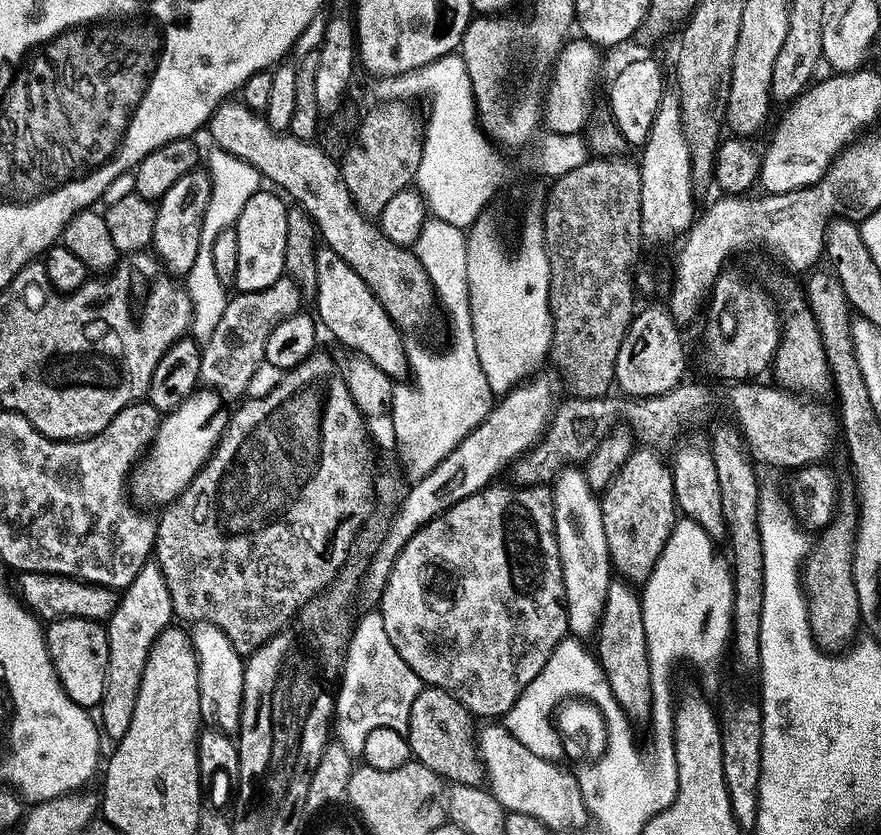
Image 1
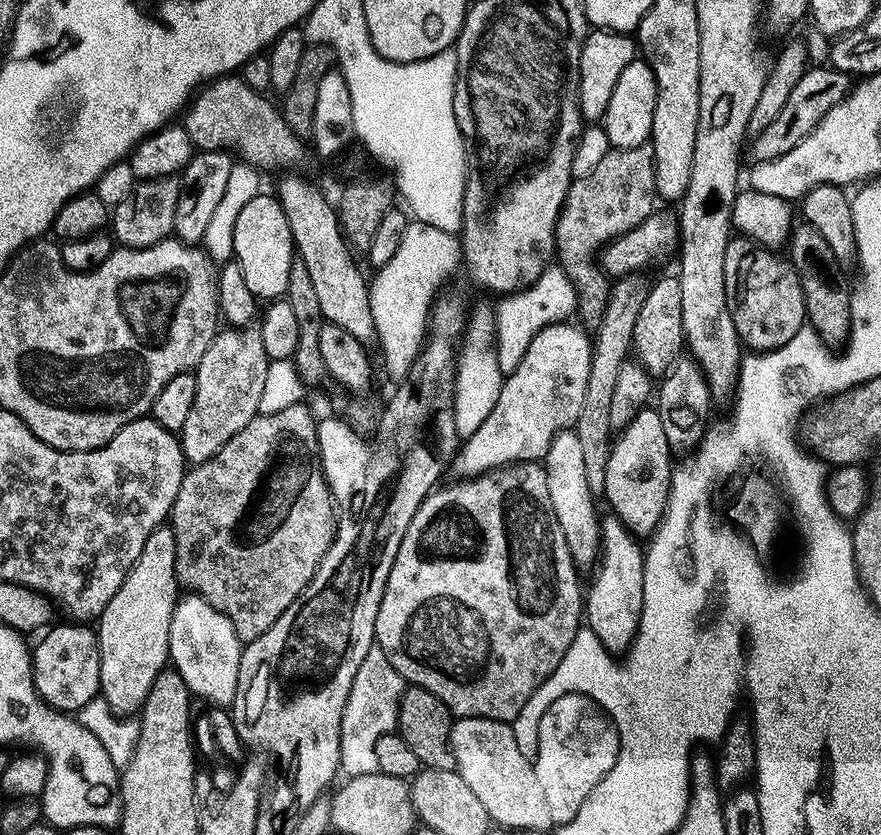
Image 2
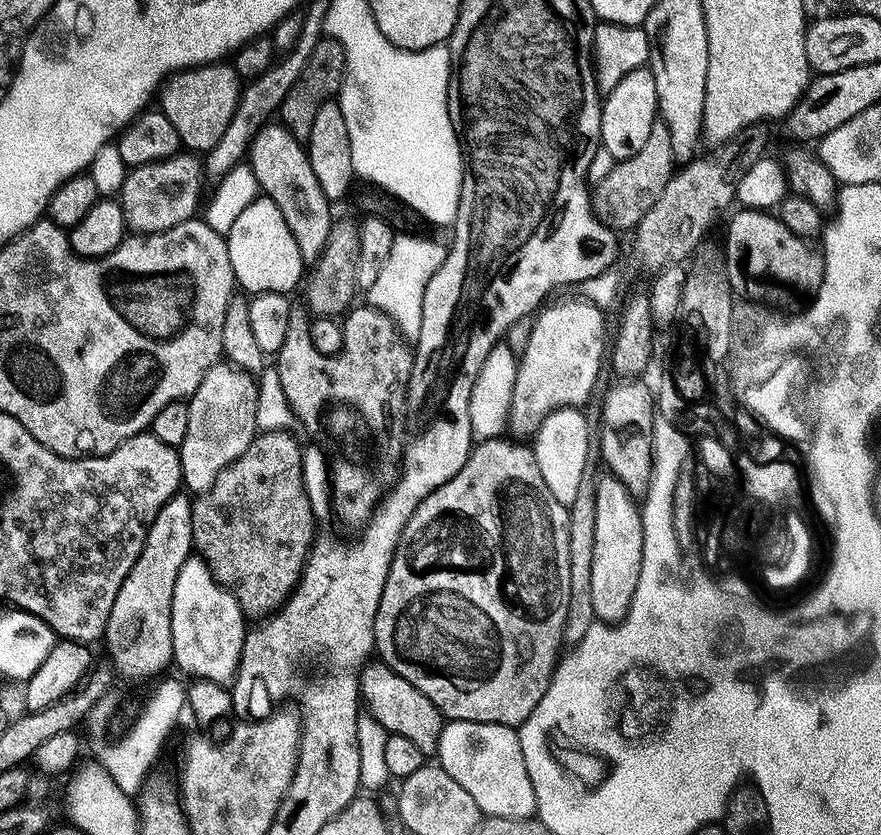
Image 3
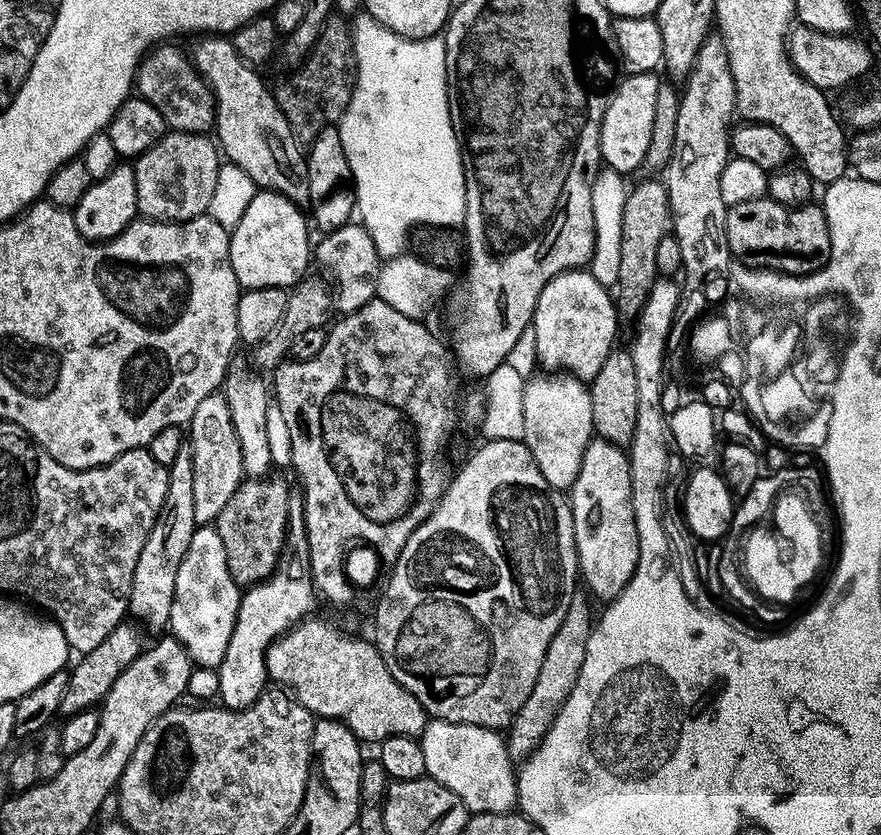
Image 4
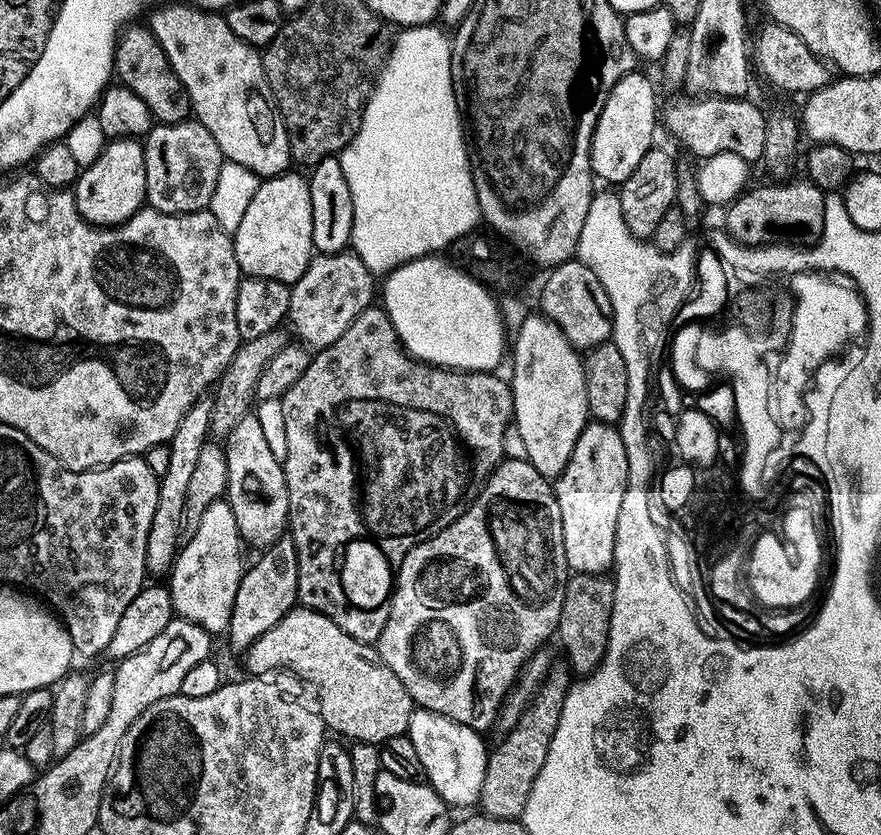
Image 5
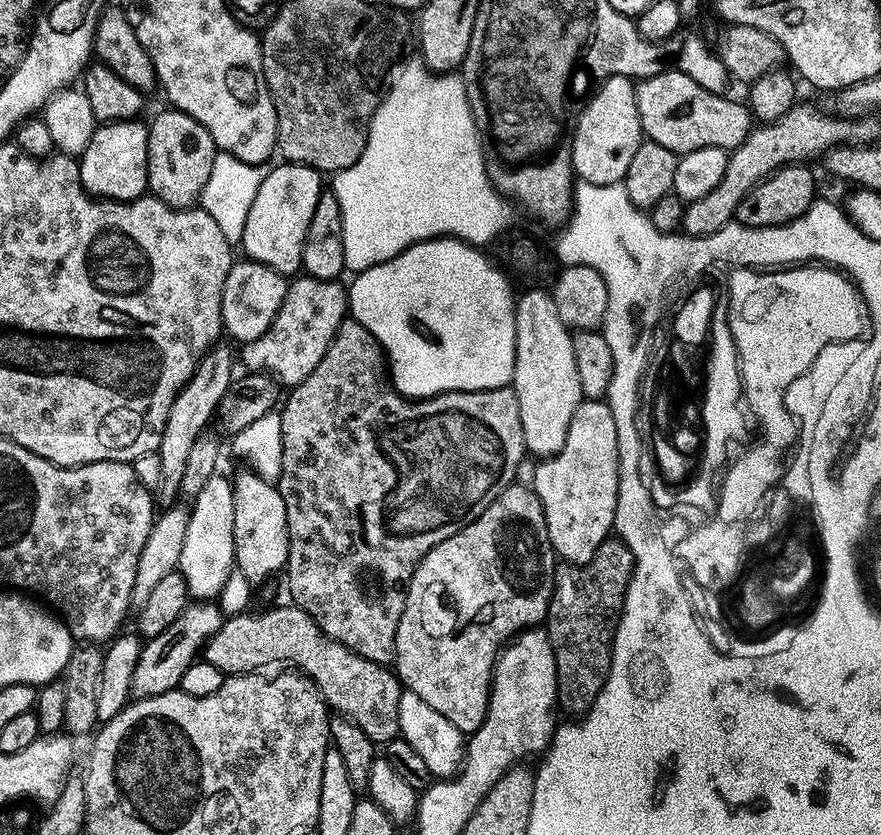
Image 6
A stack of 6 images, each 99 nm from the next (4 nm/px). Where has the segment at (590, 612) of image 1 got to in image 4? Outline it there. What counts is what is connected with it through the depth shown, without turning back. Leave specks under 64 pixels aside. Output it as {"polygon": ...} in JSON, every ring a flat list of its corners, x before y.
{"polygon":[[544,374,524,385,525,436,524,443,534,454,542,478,557,490,568,490,582,470,582,454,593,439,590,394,585,381,571,374]]}

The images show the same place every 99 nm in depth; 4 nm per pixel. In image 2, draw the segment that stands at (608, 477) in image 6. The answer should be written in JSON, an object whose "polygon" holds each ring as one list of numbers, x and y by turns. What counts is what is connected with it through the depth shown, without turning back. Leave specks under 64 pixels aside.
{"polygon":[[608,514,608,517,603,517,602,523,600,525,600,555,598,557,598,563,595,565,594,571,596,571,596,577,592,580,592,585,587,585,586,588,586,599,582,604,582,616,586,621,586,626,589,628,593,634,598,638,598,642,602,642,602,646,607,652,613,654,624,654,627,653,628,649,632,647,632,644,636,640,636,631,640,629,640,619,642,618,642,602,644,601,644,554,645,549,640,548,641,541,637,537,633,536,629,532,627,526,624,525,615,515]]}

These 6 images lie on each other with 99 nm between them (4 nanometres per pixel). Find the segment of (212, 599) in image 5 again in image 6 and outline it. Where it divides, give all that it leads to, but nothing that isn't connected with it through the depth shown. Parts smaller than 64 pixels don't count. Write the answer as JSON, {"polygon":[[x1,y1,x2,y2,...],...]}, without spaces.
{"polygon":[[223,474,211,476,190,504,190,526,186,528,186,543,182,546,179,571,186,578,189,597,208,602,219,597,226,586,226,578,234,571,234,494,232,480]]}

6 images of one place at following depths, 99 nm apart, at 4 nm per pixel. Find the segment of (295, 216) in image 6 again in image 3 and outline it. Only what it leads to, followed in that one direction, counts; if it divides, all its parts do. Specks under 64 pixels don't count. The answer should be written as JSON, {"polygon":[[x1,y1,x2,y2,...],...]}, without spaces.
{"polygon":[[257,198,250,202,250,206,246,206,238,218,234,218,234,226,230,226,226,239,230,266,236,275,237,285,241,289,245,288,245,293,288,294,296,283,301,283,306,272,306,262,298,250,298,242,294,242,294,234,290,234,290,226,286,226,286,218,282,218,282,210,278,210,272,200]]}

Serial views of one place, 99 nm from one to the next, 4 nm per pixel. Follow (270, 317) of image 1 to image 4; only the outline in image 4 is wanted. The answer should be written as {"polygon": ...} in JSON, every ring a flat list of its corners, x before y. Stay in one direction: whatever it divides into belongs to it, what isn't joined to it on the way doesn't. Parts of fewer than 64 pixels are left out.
{"polygon":[[222,394,202,398,190,421,190,447,194,462,194,518,197,525,208,526,222,512,222,506,230,500,245,479,242,466,242,450,238,446,238,434,234,434,234,422,230,406]]}

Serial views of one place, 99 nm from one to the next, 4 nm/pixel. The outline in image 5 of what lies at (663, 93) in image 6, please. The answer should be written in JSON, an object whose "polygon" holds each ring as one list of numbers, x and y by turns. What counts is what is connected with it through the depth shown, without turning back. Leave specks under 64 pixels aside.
{"polygon":[[715,94,707,98,676,100,668,109,663,109,662,120,668,123,668,132,676,140,681,140,699,158,707,158,725,152,738,154,738,158,749,162,764,159,766,146,765,109,744,100,748,98,721,98]]}

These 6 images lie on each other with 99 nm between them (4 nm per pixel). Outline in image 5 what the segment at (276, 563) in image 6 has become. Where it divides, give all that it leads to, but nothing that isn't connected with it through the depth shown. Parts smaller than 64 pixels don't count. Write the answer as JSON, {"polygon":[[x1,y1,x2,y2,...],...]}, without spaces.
{"polygon":[[249,414,238,422,223,441,228,475,226,499,234,510,234,522,238,522,241,541,257,550,265,550,285,535,288,524,288,491,284,477,284,465,270,451,263,436,262,426,255,414]]}

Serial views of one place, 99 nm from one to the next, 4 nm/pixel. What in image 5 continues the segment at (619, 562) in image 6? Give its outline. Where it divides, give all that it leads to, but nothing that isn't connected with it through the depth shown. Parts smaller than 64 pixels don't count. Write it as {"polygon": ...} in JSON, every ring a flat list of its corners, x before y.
{"polygon":[[578,572,569,575,566,586,566,598,562,602,562,614,558,629,558,641,564,647,566,663,577,677,583,678,589,672,595,672,604,661,608,645,610,618,614,610,613,577,595,572]]}

